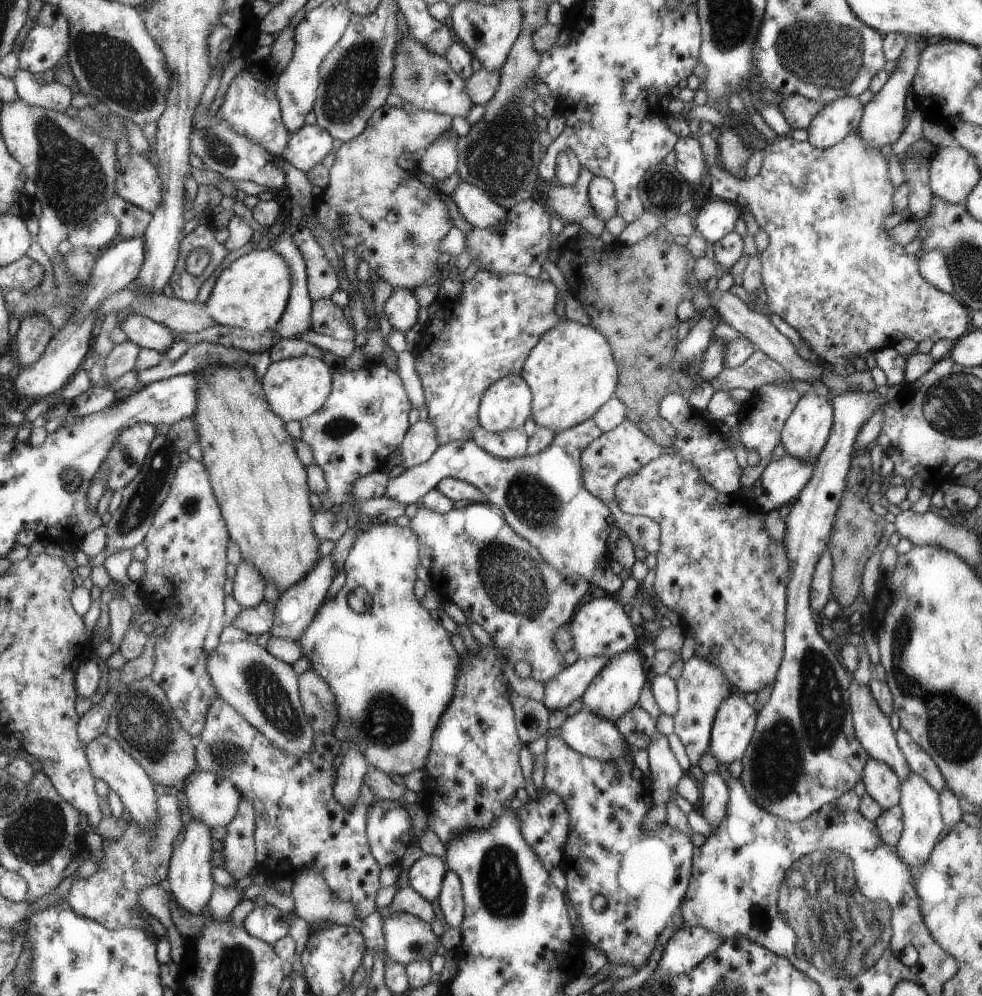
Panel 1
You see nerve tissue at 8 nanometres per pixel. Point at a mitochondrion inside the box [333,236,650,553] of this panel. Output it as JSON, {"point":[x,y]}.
{"point":[530,499]}

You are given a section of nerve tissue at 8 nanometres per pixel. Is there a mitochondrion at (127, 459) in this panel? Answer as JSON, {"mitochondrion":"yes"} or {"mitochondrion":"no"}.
{"mitochondrion":"yes"}

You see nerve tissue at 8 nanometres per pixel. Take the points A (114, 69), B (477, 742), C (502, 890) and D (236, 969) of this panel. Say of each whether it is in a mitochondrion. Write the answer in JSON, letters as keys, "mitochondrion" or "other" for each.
{"A":"mitochondrion","B":"other","C":"mitochondrion","D":"mitochondrion"}

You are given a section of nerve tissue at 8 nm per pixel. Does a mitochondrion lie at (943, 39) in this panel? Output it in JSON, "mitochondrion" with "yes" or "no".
{"mitochondrion":"no"}

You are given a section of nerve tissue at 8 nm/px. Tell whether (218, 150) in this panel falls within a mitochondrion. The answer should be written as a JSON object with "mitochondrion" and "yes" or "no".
{"mitochondrion":"yes"}

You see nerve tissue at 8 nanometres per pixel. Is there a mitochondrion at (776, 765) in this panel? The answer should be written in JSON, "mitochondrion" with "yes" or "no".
{"mitochondrion":"yes"}

